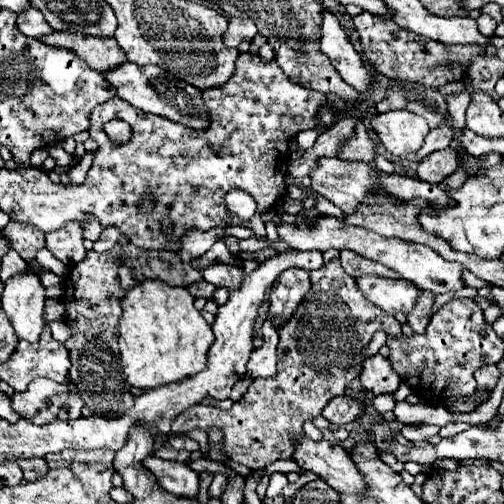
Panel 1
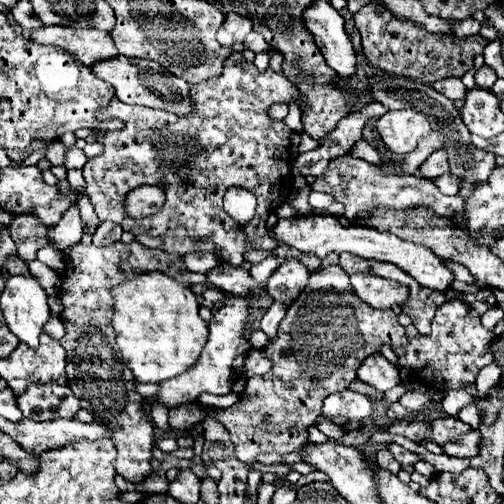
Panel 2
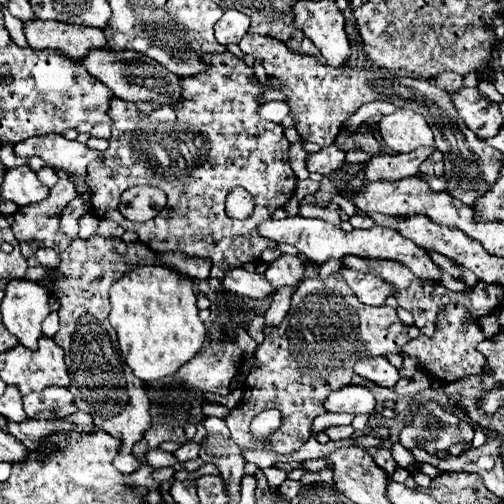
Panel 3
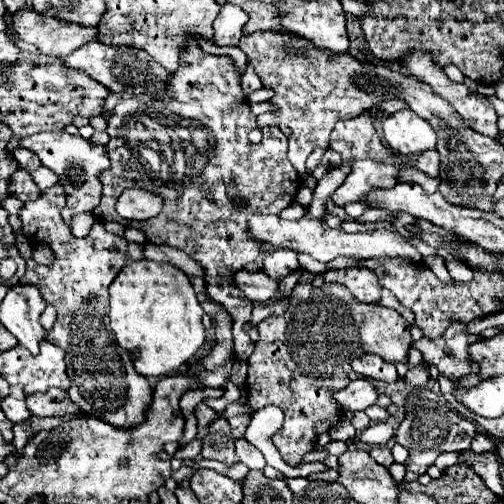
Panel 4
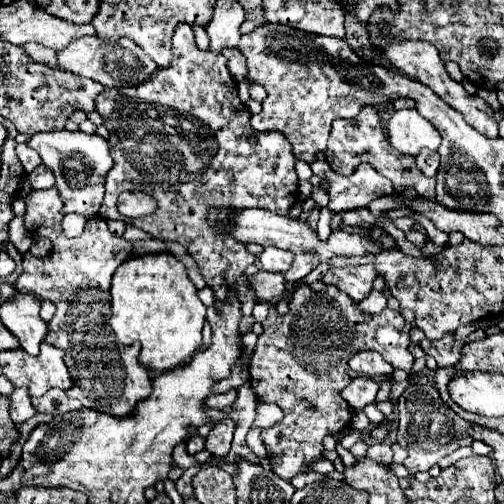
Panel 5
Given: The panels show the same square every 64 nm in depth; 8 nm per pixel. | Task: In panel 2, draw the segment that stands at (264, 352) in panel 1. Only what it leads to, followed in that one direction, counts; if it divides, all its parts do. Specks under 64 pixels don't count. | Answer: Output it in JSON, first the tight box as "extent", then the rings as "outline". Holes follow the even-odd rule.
{"extent":[244,302,286,378],"outline":[[[274,302],[274,304],[266,310],[266,314],[264,314],[262,322],[260,322],[260,328],[262,328],[262,332],[268,336],[268,340],[276,338],[278,324],[280,324],[280,320],[282,320],[284,316],[286,316],[286,306],[284,306],[284,304]],[[252,348],[252,352],[250,352],[250,354],[248,354],[248,358],[246,358],[244,374],[250,378],[250,376],[266,374],[270,368],[272,368],[272,362],[266,358],[266,354],[264,354],[264,348],[260,348],[260,350]]]}

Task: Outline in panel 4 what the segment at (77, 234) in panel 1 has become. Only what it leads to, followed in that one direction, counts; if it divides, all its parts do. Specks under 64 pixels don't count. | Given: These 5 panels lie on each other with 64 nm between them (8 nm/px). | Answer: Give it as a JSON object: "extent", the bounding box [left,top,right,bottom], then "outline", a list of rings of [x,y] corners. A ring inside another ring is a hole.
{"extent":[20,132,108,214],"outline":[[[40,132],[28,138],[20,140],[20,146],[38,154],[42,164],[50,170],[54,170],[60,176],[60,182],[66,186],[68,192],[68,214],[74,212],[94,212],[94,208],[100,204],[100,180],[98,174],[108,168],[108,152],[104,146],[96,146],[80,136],[72,136],[68,132]]]}

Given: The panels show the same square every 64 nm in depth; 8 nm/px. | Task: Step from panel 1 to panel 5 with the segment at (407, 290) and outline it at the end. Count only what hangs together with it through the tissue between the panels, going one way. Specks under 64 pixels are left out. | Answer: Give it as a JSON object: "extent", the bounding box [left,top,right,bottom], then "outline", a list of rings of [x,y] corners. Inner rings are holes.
{"extent":[322,264,378,302],"outline":[[[372,264],[366,266],[348,266],[348,268],[330,268],[322,282],[324,284],[332,284],[336,288],[340,288],[342,292],[346,292],[352,300],[360,302],[364,300],[364,296],[368,296],[368,292],[372,290],[374,278],[378,276],[376,268]]]}

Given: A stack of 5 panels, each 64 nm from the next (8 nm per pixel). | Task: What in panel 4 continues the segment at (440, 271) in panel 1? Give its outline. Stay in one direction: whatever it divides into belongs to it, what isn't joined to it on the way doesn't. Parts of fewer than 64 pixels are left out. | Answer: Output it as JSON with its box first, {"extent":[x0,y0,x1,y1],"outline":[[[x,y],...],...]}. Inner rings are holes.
{"extent":[248,214,424,268],"outline":[[[254,214],[252,220],[248,220],[248,230],[250,230],[250,236],[266,242],[270,248],[290,248],[296,252],[304,252],[324,264],[332,262],[338,256],[346,256],[354,260],[400,256],[400,258],[406,258],[416,268],[424,266],[422,254],[408,240],[404,240],[396,230],[368,230],[368,232],[348,234],[344,230],[328,228],[320,218],[302,216],[298,220],[282,220],[278,216],[260,216],[260,214]]]}

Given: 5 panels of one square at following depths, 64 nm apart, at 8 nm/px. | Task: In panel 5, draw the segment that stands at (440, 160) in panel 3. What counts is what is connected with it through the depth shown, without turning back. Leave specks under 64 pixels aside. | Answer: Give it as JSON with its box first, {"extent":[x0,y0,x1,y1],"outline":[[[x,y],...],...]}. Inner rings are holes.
{"extent":[416,150,440,176],"outline":[[[424,150],[424,152],[420,152],[420,154],[416,156],[416,164],[418,164],[418,168],[420,168],[422,174],[426,174],[426,176],[436,176],[438,166],[440,166],[440,156],[438,156],[438,152],[428,152],[428,150]]]}

